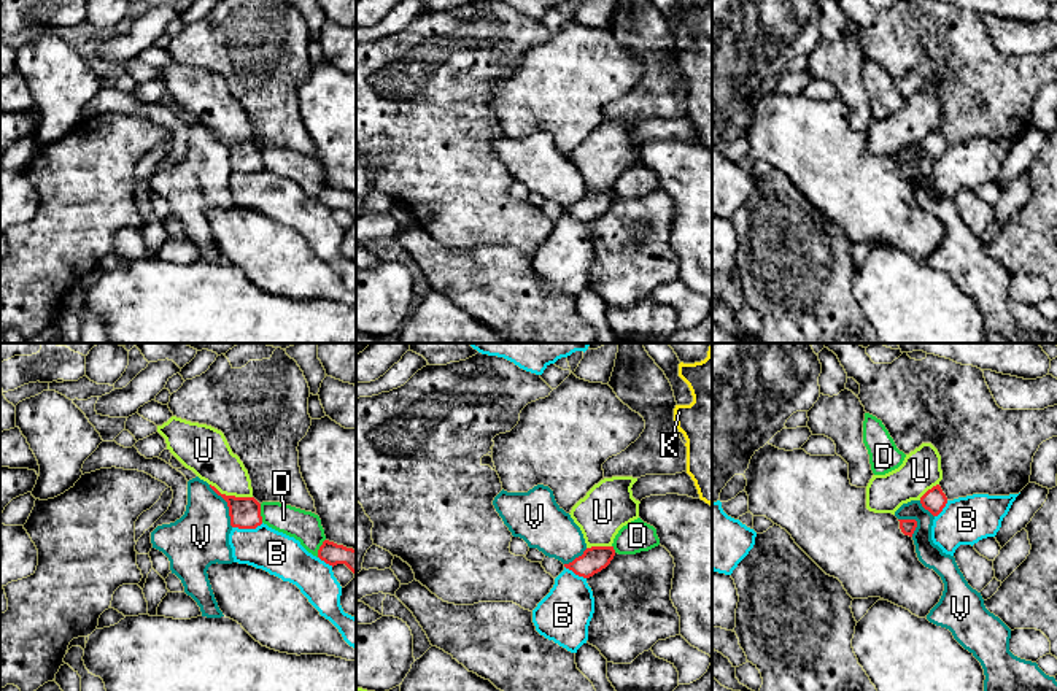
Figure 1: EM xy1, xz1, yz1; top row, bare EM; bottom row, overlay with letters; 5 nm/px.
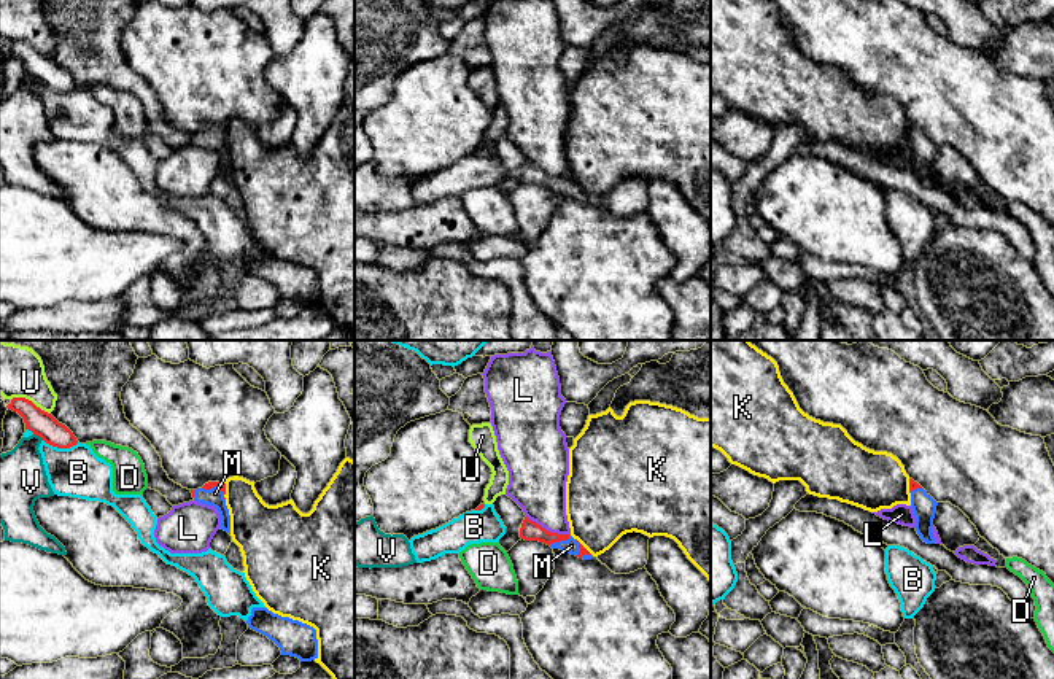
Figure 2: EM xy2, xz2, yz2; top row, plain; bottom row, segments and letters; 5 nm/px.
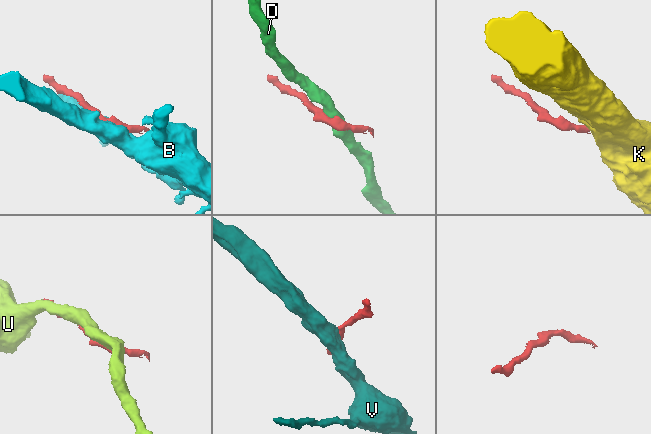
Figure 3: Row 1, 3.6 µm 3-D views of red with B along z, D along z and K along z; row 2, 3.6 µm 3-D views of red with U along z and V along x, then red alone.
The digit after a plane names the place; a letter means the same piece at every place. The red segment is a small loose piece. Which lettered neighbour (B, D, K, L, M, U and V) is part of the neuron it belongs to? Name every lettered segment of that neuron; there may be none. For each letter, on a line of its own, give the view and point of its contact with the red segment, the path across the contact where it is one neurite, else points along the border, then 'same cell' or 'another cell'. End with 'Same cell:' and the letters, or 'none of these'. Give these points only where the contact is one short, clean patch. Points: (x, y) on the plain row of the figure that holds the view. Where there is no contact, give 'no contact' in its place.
B: contact xy2 (61, 91); another cell
D: contact xy1 (259, 158); border xy1 (259, 148), (263, 165); another cell
K: contact xy2 (224, 134); border xy2 (223, 126), (226, 142); another cell
L: contact xz2 (549, 175); border xz2 (526, 159), (550, 175), (569, 178); another cell
M: contact xy2 (213, 131); way xy2 (221, 129), (213, 131), (215, 140); same cell
U: contact xy1 (231, 140); another cell
V: contact xy1 (228, 150); border xy1 (209, 129), (226, 146), (232, 170); another cell
Same cell: M

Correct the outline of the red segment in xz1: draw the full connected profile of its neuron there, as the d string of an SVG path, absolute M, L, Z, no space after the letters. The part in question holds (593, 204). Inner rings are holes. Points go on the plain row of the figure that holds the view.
M591 191L587 192L583 199L575 202L572 207L564 208L564 211L579 221L590 222L606 213L614 200L614 191Z

